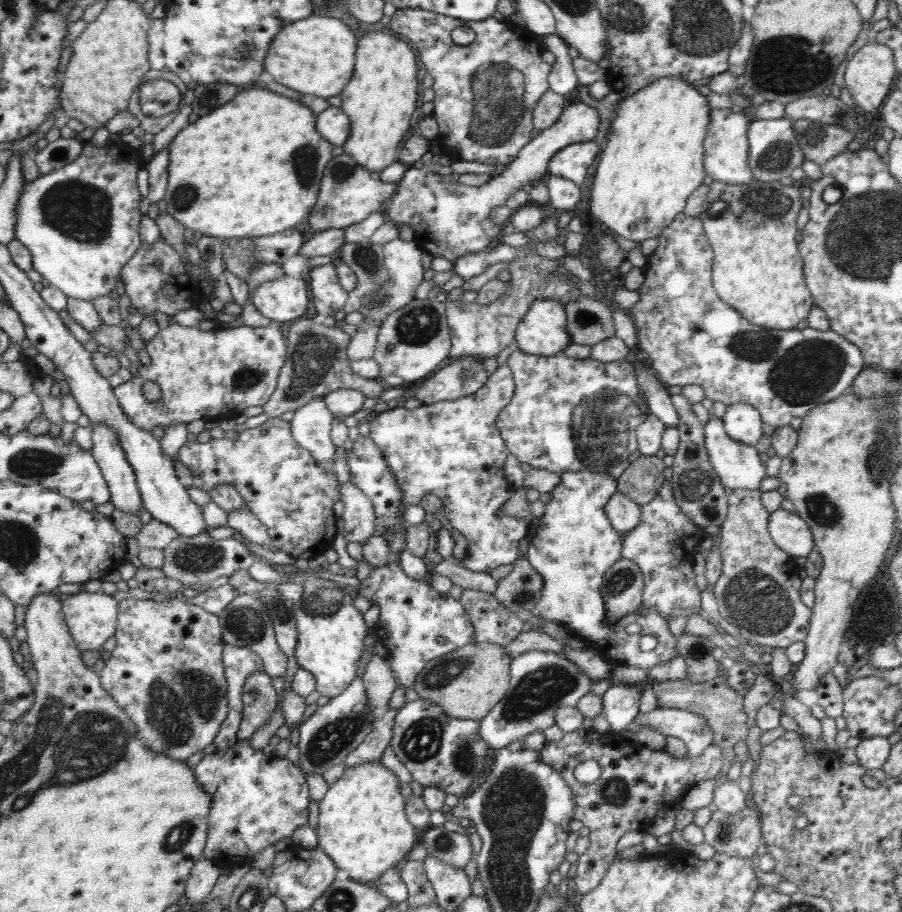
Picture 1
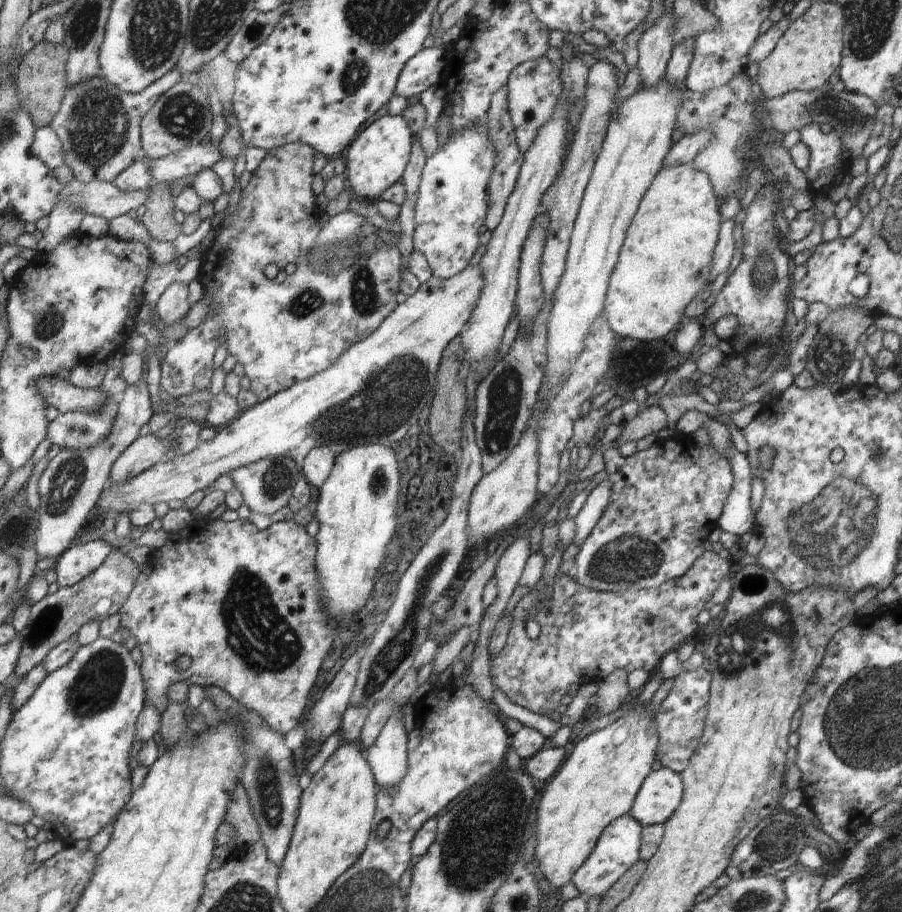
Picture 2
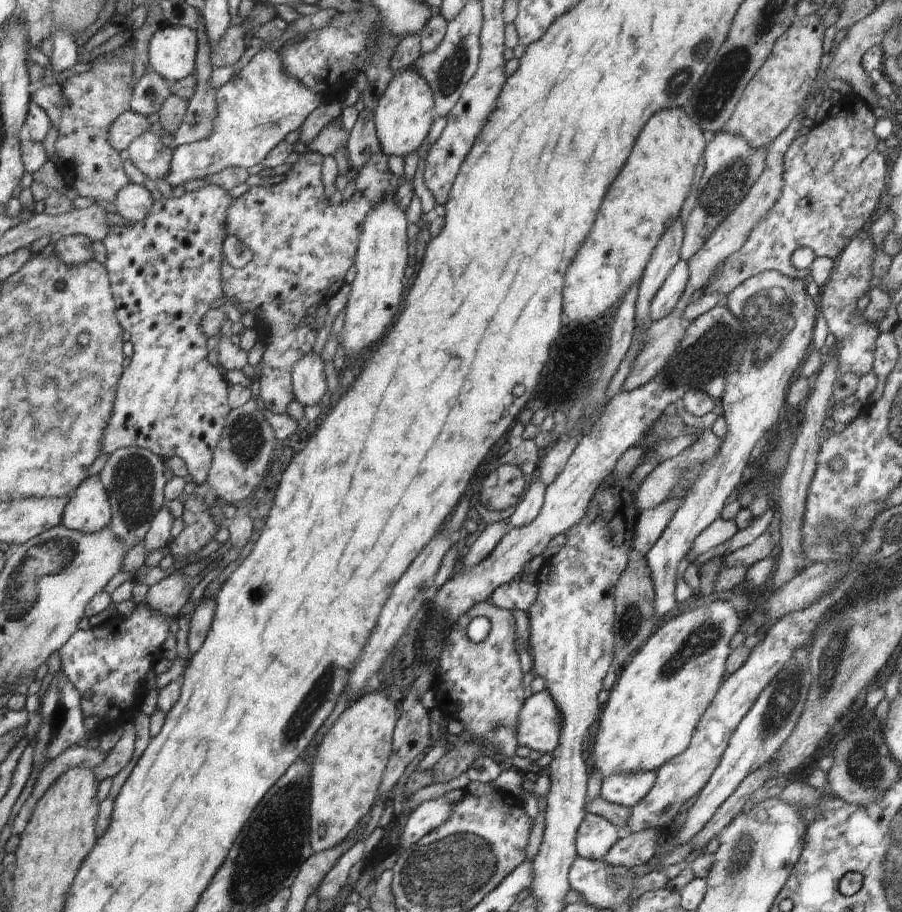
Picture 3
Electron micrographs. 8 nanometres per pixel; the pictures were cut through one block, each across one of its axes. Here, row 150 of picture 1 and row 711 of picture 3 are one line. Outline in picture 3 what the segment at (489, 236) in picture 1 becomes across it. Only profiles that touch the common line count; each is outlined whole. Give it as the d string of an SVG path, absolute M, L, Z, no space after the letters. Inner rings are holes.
M548 690L527 695L520 710L518 744L530 748L534 756L550 754L562 734L562 714Z

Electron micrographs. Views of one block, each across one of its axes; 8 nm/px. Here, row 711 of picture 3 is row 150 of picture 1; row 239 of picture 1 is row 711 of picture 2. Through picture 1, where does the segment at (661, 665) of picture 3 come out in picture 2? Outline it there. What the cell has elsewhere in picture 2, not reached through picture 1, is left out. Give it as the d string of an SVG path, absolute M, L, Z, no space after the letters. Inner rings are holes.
M634 704L612 724L585 736L569 748L558 774L550 780L537 810L534 858L557 892L572 882L576 870L590 858L606 826L629 812L643 780L652 772L658 732L644 704Z

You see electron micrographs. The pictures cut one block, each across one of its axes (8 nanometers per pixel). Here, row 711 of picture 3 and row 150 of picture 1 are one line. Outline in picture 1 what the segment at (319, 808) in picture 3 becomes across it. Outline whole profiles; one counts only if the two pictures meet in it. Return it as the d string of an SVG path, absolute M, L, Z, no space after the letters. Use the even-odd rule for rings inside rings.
M370 32L358 40L355 54L352 80L340 92L342 105L340 108L350 117L350 139L343 145L344 154L350 154L359 166L371 172L381 172L392 162L398 160L398 144L411 133L410 120L418 102L419 66L416 63L414 48L404 38L398 38L391 32Z

